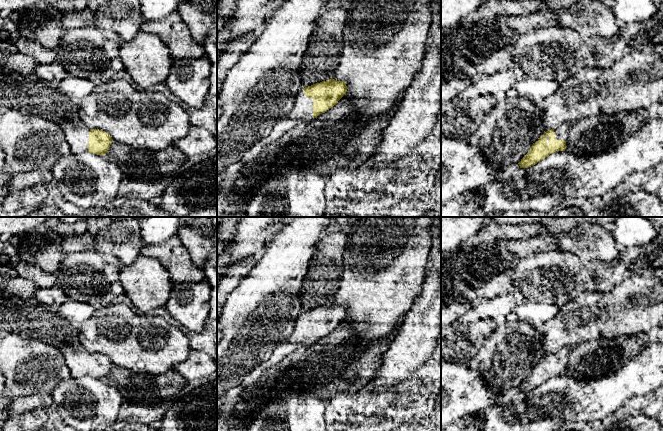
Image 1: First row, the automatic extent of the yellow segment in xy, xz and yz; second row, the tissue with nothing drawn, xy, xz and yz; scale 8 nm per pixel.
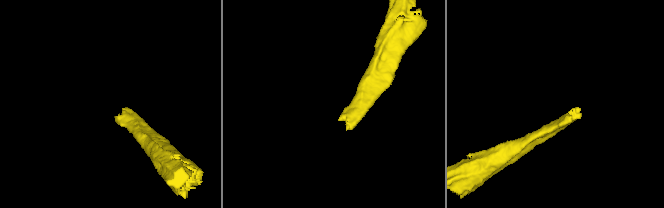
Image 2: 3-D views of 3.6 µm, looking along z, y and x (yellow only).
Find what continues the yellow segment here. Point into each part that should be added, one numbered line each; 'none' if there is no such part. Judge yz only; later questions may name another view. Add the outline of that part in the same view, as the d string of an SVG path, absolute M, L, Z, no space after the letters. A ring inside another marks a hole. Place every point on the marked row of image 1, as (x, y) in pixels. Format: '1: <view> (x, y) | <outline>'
1: yz (561, 132) | M565 123L554 129L555 139L567 141L571 124Z

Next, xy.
1: xy (77, 134) | M65 122L61 125L71 153L81 154L88 151L90 129L83 123Z

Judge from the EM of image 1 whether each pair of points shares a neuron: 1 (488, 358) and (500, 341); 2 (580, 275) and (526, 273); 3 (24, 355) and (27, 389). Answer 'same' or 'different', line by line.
1: same
2: same
3: same

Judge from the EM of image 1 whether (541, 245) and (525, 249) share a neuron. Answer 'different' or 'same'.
same

